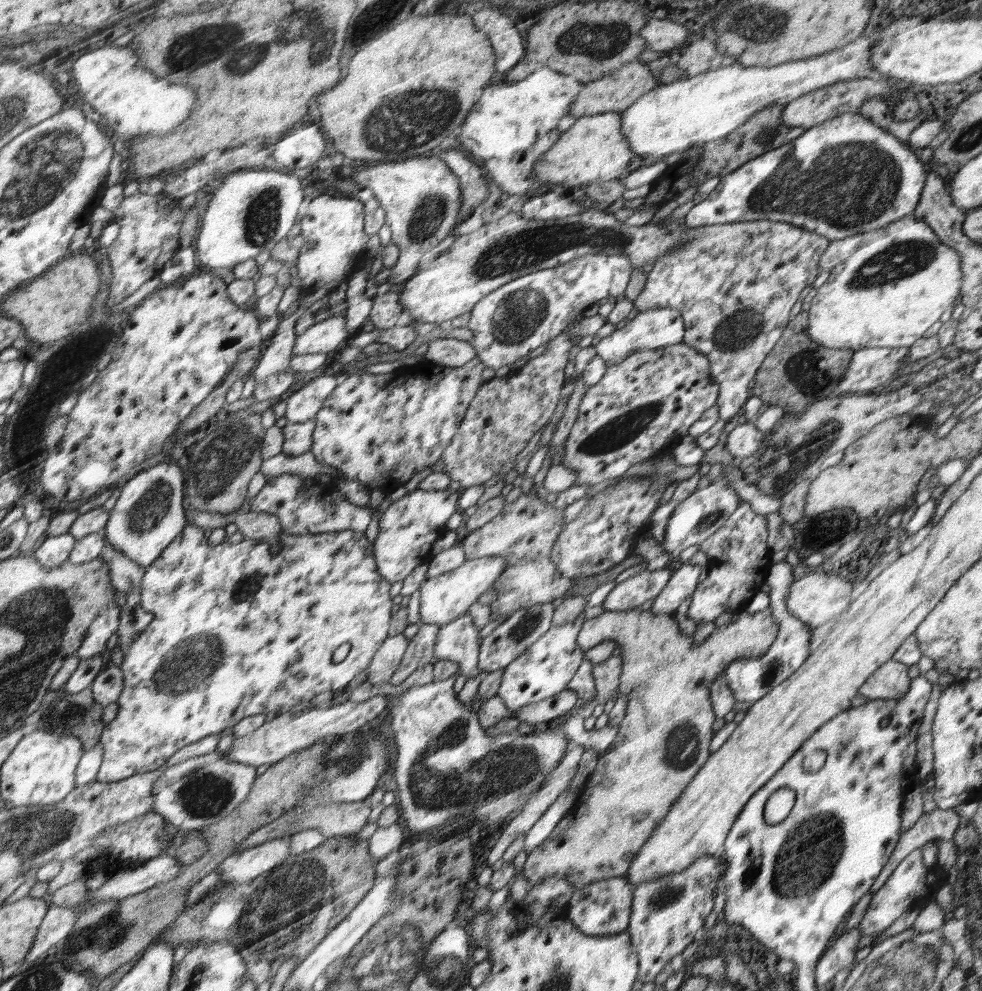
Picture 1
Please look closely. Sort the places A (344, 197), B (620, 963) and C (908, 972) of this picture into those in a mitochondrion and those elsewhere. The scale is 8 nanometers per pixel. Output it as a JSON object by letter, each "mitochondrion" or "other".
{"A":"other","B":"other","C":"mitochondrion"}

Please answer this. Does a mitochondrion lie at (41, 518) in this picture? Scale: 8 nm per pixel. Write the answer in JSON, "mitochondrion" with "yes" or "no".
{"mitochondrion":"no"}

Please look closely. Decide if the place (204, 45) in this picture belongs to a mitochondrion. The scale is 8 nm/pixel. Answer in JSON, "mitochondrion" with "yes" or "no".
{"mitochondrion":"yes"}

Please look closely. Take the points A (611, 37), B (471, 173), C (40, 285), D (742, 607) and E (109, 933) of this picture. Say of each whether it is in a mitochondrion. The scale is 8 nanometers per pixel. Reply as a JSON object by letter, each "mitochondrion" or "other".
{"A":"mitochondrion","B":"other","C":"other","D":"other","E":"mitochondrion"}

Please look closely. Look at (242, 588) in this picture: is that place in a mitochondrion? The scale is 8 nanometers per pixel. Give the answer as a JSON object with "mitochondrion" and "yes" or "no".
{"mitochondrion":"no"}

